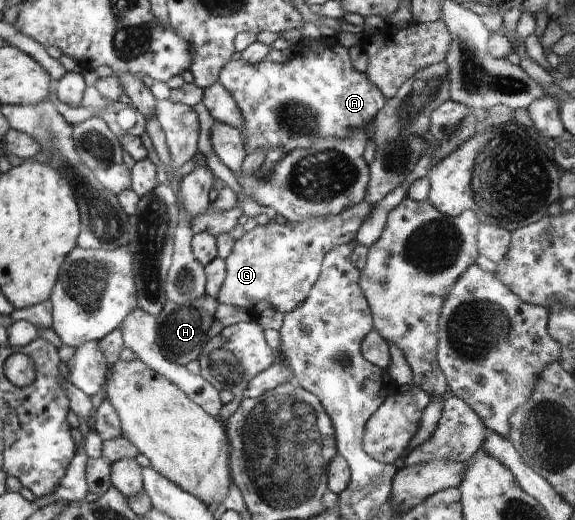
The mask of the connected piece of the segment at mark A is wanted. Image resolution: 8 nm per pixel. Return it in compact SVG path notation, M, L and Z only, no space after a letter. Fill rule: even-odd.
M340 44L332 49L319 46L313 52L296 53L284 64L269 59L252 65L242 58L229 61L222 68L219 82L230 92L238 104L243 117L243 139L247 155L255 151L282 147L284 155L296 148L307 148L318 139L340 138L352 135L354 131L366 130L368 123L385 107L388 99L364 72L357 71L350 62L350 53Z

